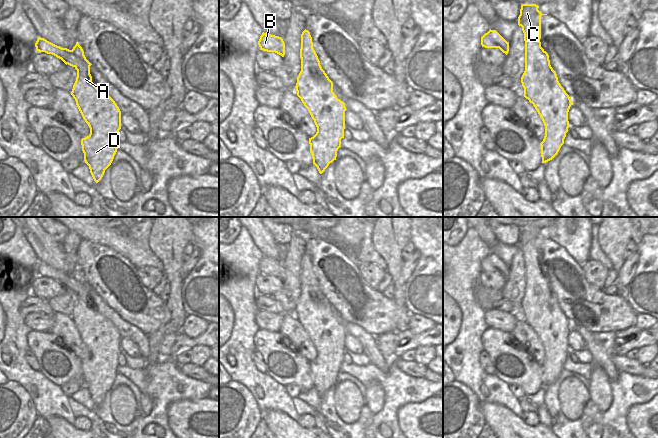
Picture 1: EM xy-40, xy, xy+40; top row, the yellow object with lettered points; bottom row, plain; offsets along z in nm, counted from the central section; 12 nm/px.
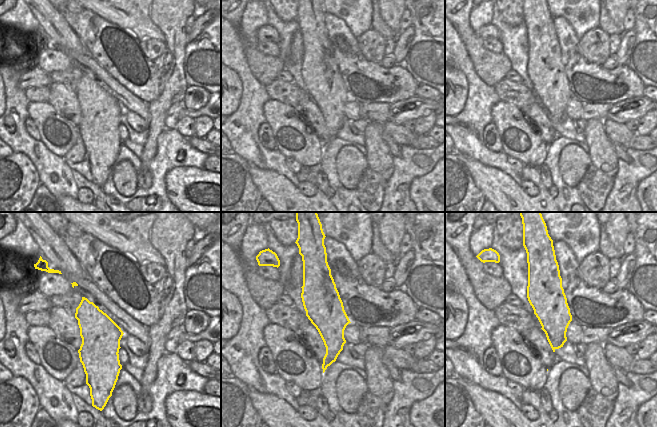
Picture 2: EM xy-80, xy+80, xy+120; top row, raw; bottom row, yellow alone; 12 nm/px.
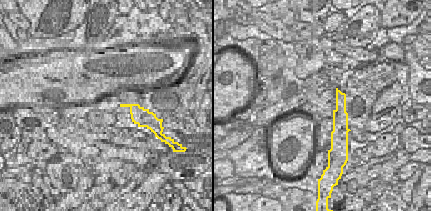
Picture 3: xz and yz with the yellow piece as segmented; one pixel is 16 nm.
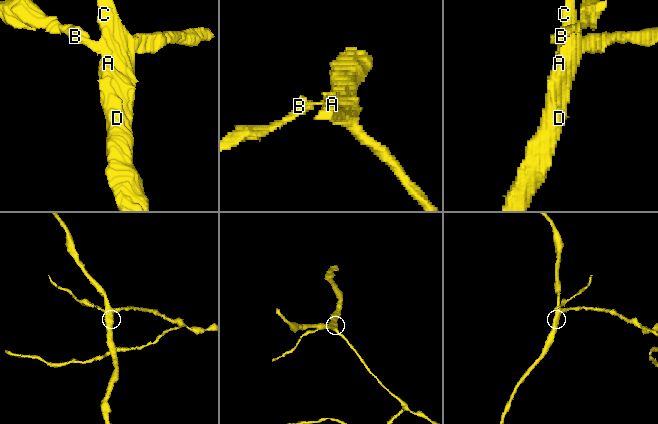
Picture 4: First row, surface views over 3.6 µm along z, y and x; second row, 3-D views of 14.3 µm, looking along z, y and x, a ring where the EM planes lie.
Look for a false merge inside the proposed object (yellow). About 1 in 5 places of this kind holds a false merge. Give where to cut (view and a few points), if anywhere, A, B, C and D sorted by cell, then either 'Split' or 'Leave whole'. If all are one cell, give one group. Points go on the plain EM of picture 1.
Split along xy-40 (71, 274), (91, 288). Groups: A C D / B. Split

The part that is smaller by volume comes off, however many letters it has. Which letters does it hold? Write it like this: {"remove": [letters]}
{"remove": ["B"]}

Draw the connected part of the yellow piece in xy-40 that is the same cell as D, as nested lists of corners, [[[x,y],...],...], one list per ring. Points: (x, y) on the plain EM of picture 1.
[[[90,293],[77,296],[71,319],[90,352],[90,358],[81,363],[81,369],[84,385],[98,407],[118,373],[121,335],[109,319],[94,309]]]

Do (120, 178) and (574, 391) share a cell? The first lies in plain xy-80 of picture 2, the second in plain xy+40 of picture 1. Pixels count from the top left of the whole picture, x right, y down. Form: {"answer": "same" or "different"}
{"answer": "same"}

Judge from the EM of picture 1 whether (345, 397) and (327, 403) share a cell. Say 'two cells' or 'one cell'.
two cells

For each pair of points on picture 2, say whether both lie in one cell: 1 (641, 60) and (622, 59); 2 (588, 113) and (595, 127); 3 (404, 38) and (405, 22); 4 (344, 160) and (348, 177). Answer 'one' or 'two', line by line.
1: two
2: two
3: two
4: one

